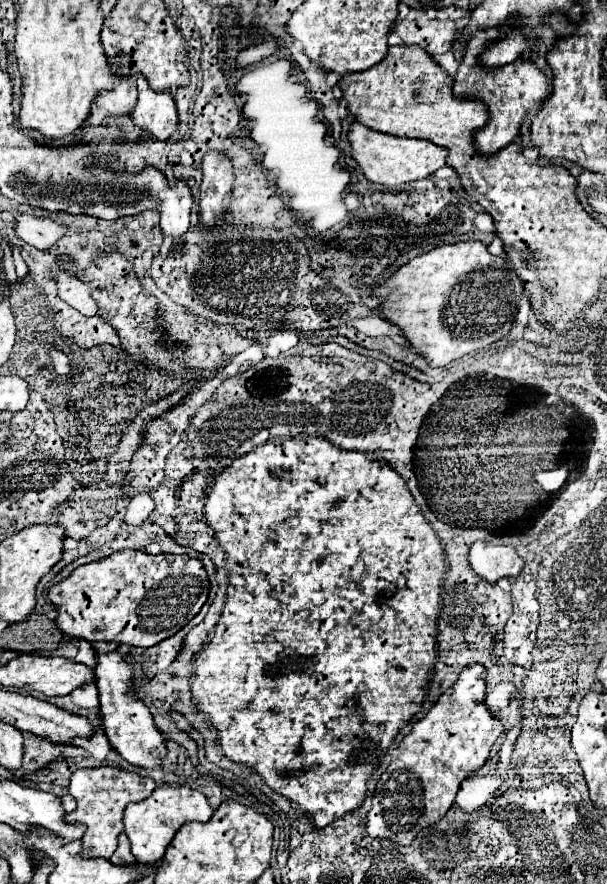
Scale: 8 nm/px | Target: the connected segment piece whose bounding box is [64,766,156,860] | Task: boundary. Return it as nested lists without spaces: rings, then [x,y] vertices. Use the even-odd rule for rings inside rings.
[[[100,766],[100,768],[82,768],[76,770],[70,778],[68,794],[78,802],[76,810],[66,814],[64,820],[68,824],[80,822],[86,826],[86,832],[82,836],[82,858],[110,858],[118,846],[118,834],[124,830],[122,824],[122,812],[128,804],[146,800],[154,792],[156,784],[152,778],[144,778],[136,772],[126,772],[120,768]]]

